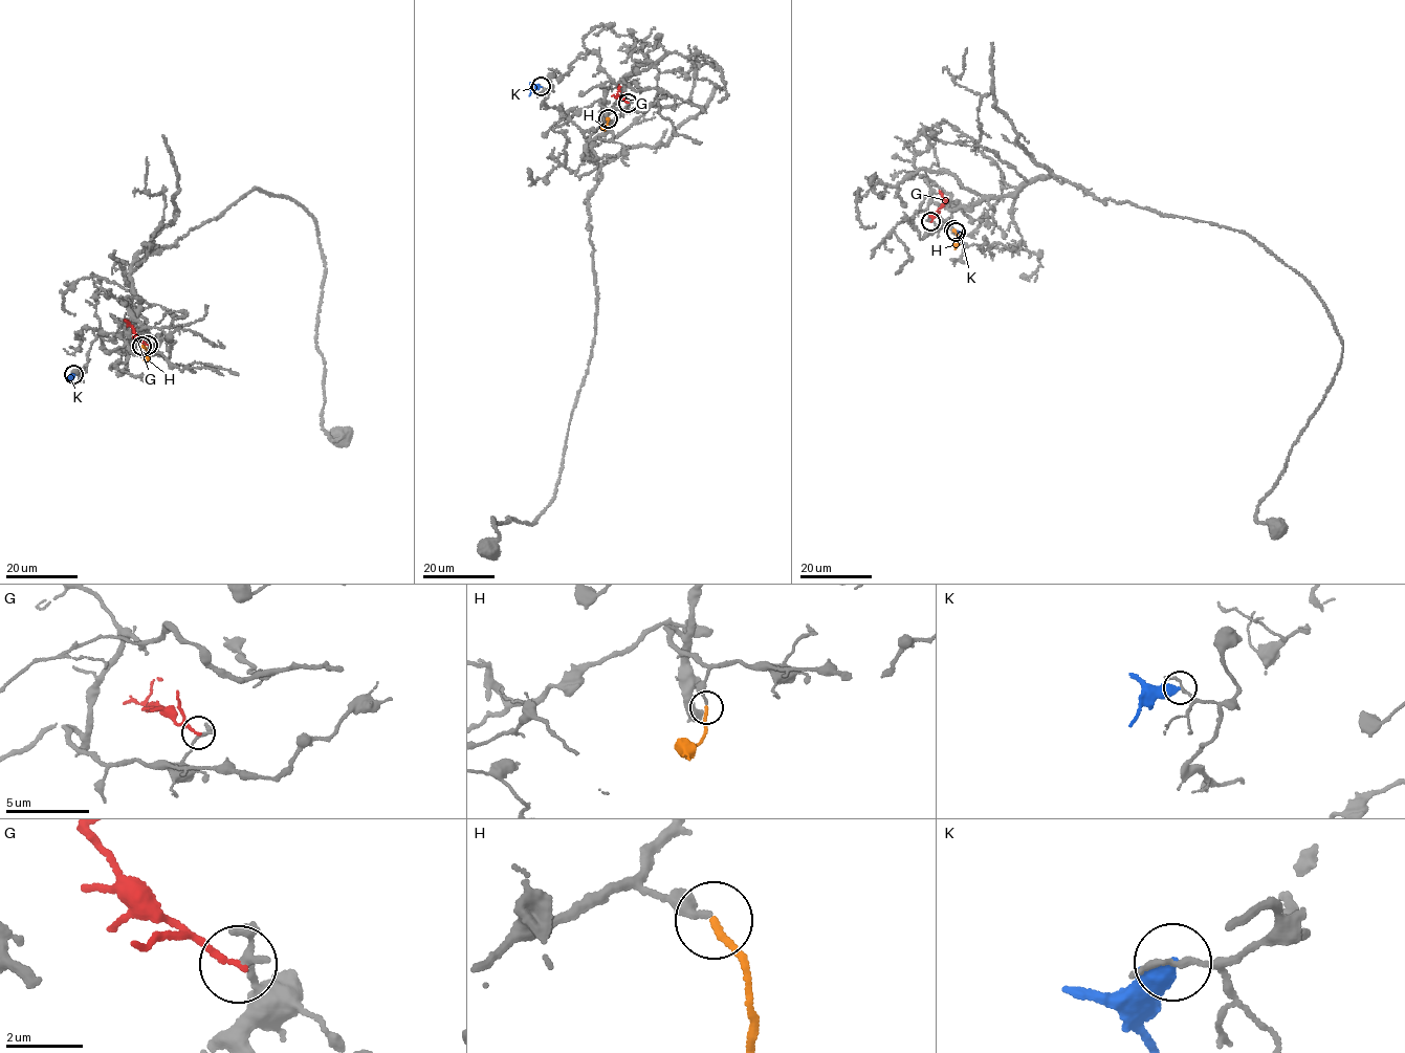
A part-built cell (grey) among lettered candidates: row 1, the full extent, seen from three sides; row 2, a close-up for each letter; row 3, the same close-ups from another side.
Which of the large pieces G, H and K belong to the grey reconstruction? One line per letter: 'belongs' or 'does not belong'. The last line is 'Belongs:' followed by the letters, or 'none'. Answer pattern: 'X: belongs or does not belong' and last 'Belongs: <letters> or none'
G: does not belong
H: belongs
K: does not belong
Belongs: H

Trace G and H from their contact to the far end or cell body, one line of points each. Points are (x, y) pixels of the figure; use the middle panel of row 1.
G: (628, 103), (617, 95), (618, 84)
H: (608, 117), (604, 130)

